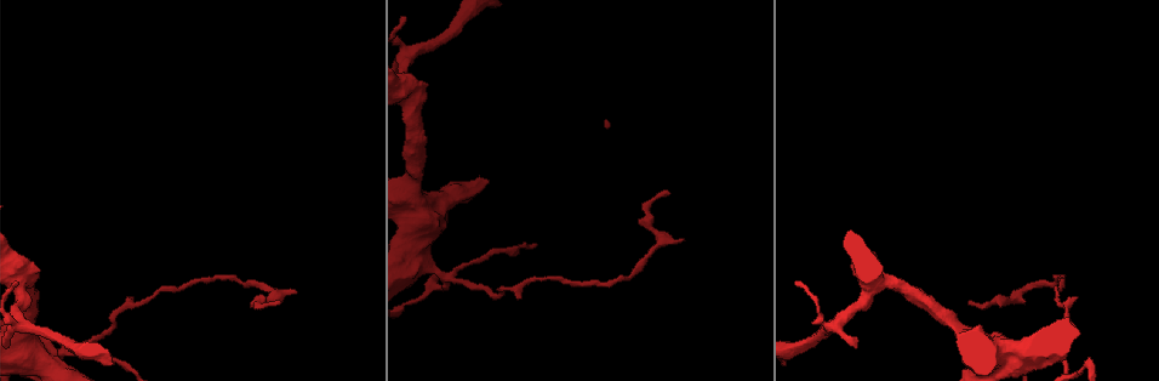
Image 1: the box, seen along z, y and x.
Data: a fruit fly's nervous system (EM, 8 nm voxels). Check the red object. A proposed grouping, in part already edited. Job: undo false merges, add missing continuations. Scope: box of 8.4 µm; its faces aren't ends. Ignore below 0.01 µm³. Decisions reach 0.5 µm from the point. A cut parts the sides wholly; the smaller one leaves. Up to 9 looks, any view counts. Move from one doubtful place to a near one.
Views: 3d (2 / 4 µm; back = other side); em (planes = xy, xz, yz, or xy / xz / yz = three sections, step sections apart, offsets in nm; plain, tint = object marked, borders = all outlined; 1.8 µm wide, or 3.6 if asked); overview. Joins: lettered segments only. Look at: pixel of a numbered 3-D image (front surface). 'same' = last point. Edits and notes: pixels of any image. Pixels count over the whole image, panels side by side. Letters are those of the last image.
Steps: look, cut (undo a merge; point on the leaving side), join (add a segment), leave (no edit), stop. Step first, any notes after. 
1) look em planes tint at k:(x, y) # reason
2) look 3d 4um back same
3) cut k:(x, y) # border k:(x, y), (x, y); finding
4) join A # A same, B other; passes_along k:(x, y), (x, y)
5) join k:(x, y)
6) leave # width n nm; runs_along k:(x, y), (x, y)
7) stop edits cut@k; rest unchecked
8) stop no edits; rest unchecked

look em planes tint at 1:(877, 281) # abrupt turn

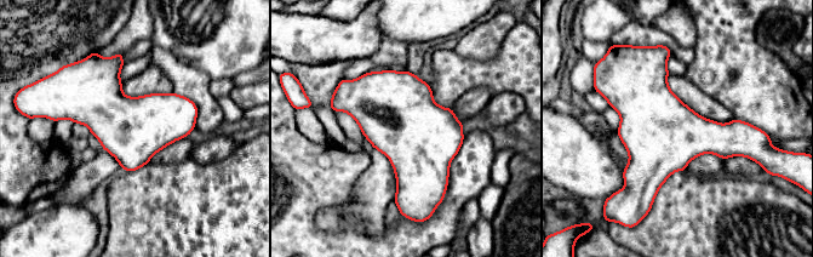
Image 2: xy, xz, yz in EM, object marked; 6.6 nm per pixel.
look em planes borders same # see the neighbours

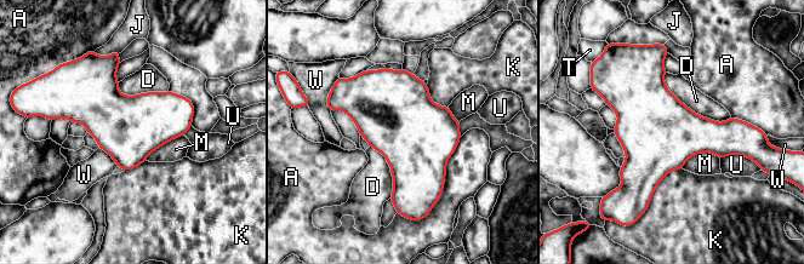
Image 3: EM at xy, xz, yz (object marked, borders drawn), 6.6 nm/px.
leave # width 440 nm; A other, D other, J other, K other, M other, T other, U other, W other; border 3:(665, 73), (694, 112), (730, 118); all the same neuron

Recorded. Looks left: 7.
look em planes tint at 1:(445, 278) # abrupt turn

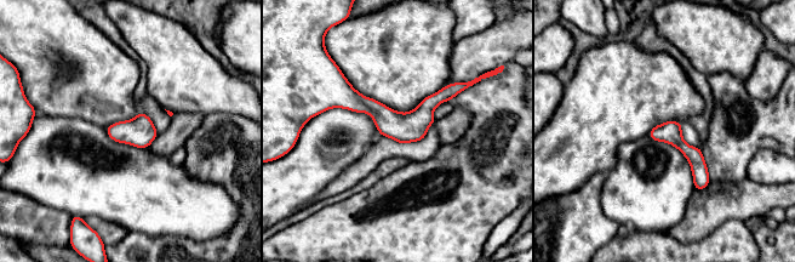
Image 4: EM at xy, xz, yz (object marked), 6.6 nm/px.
look em planes borders same # what lies round it

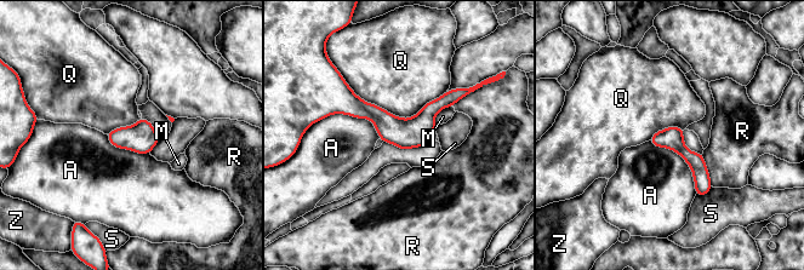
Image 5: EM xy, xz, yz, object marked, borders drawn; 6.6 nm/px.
leave # A other, M other, Q other, R other, S other, Z other; border 5:(341, 75), (402, 118), (448, 91); continuous, no second neuron

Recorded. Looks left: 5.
look 3d 4um at 1:(1015, 298) # sharp bend

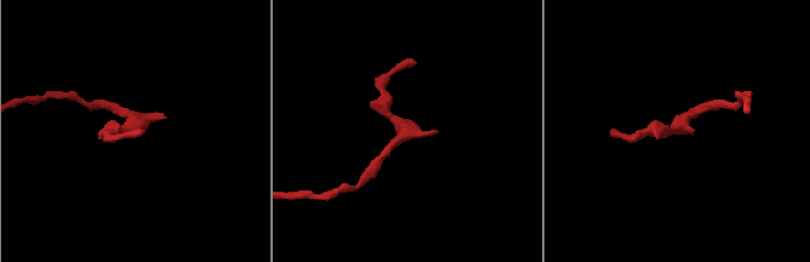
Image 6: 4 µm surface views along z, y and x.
look em 3.6um planes borders at 6:(680, 129)

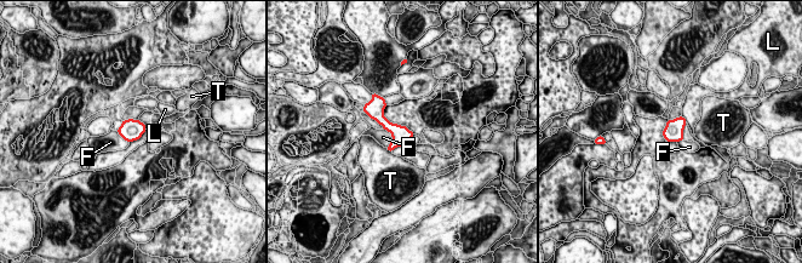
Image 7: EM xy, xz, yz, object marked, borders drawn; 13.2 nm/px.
leave # F other, L other, T other; border 7:(383, 127), (391, 136), (387, 148); one neuron here

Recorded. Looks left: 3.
look em 3.6um planes plain at 1:(18, 341) # calibre changes

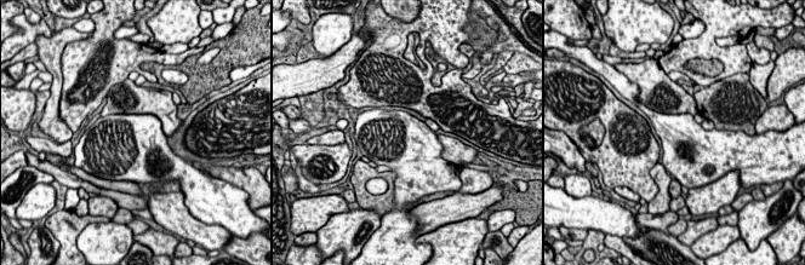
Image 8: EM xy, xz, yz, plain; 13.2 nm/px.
look em 3.6um planes borders same # what lies round it

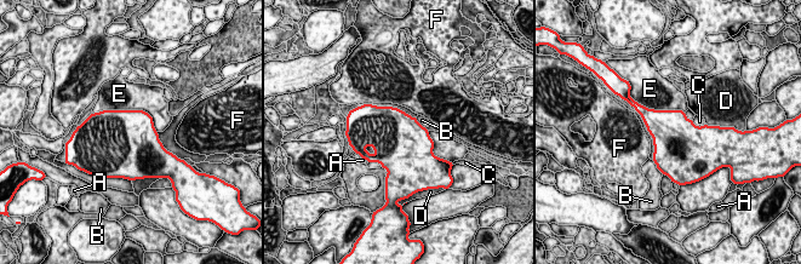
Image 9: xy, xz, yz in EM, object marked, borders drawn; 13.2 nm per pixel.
leave # width 650 nm; A other, B other, C other, D other, E other, F other; all the same neuron

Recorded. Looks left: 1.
stop no edits; rest unchecked

